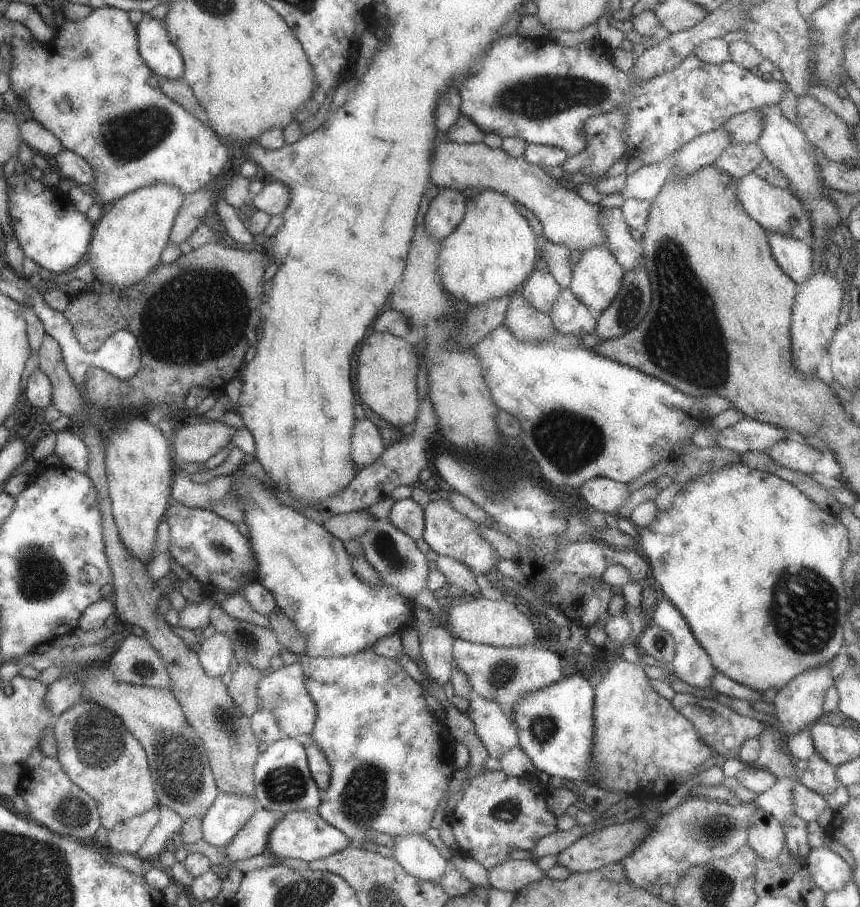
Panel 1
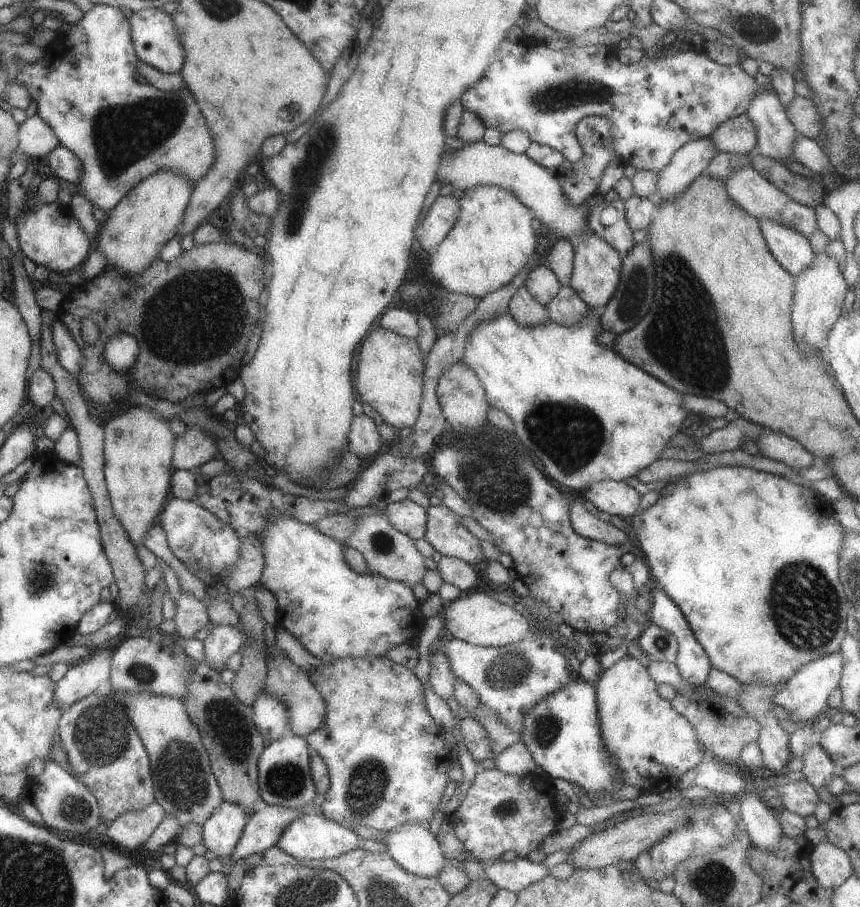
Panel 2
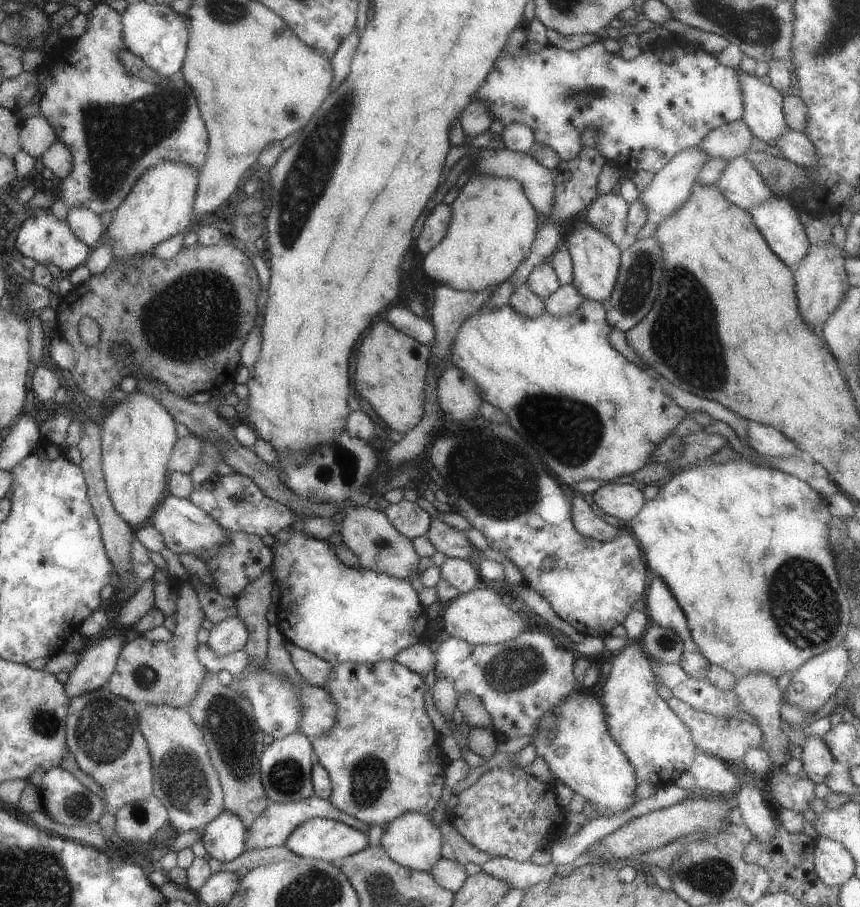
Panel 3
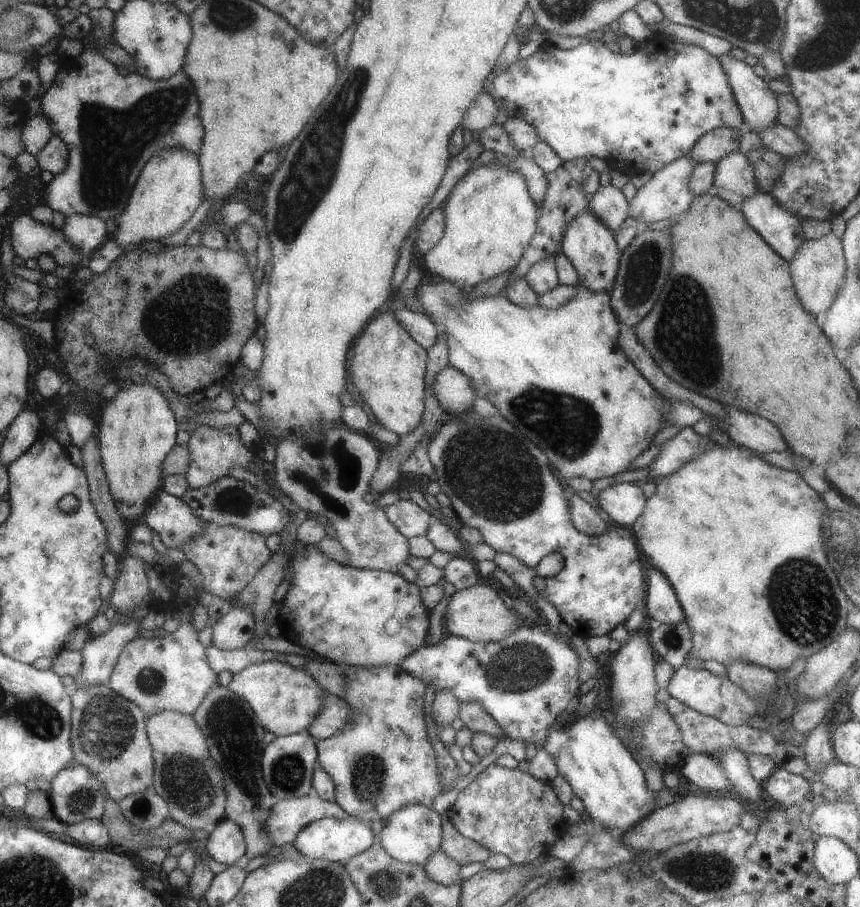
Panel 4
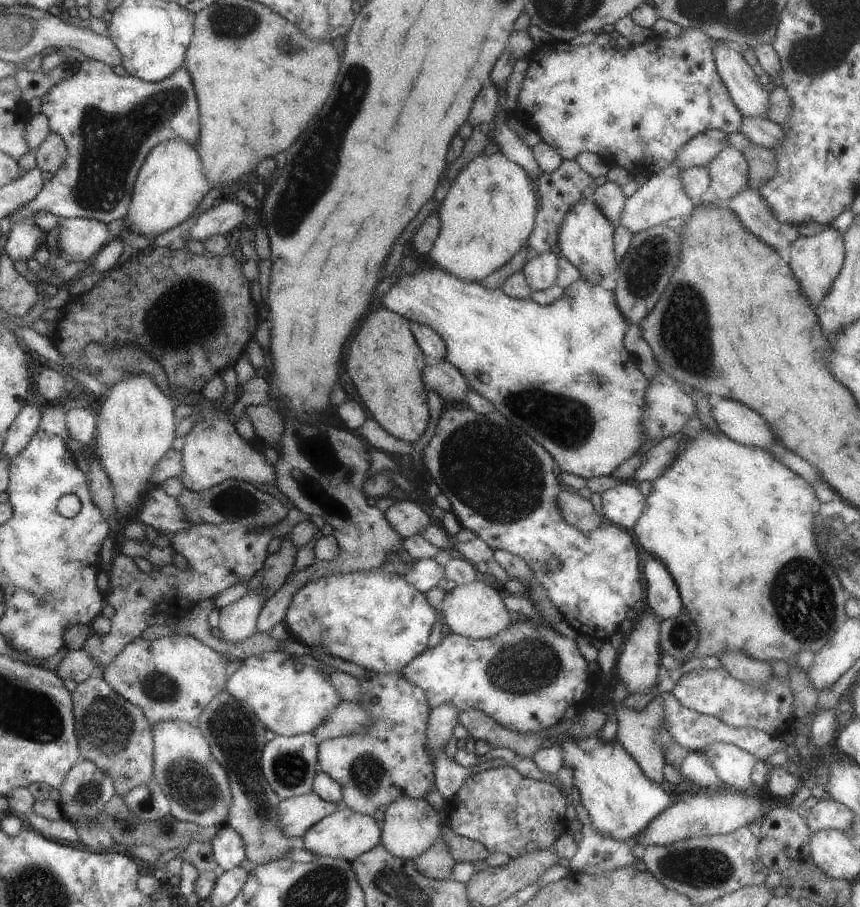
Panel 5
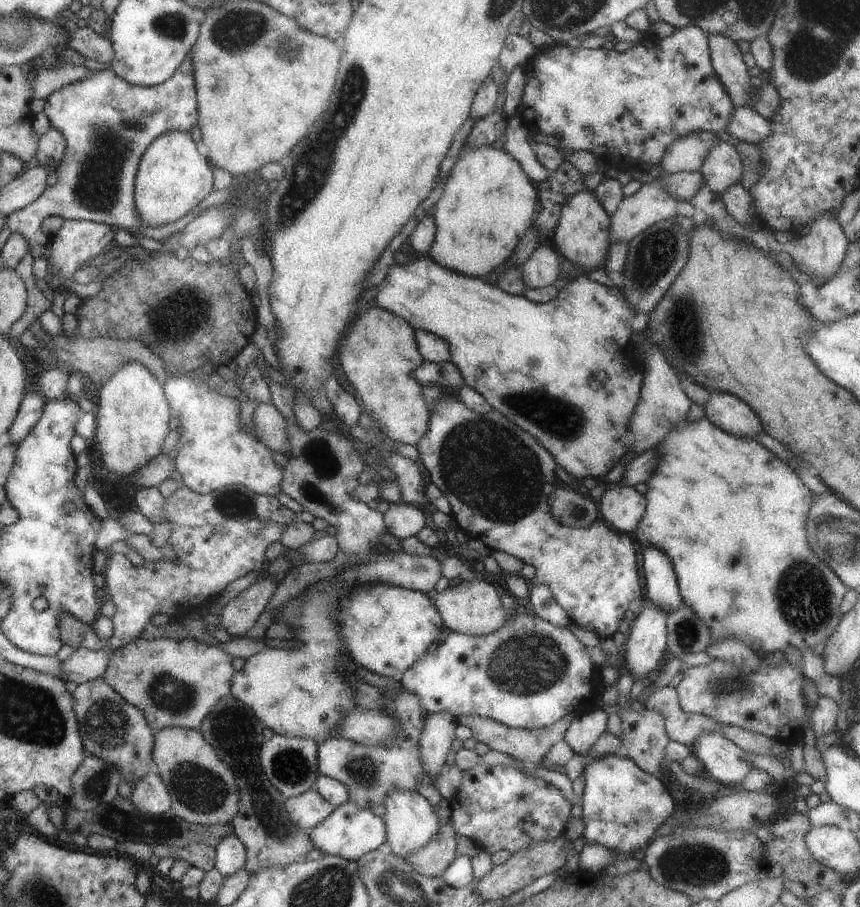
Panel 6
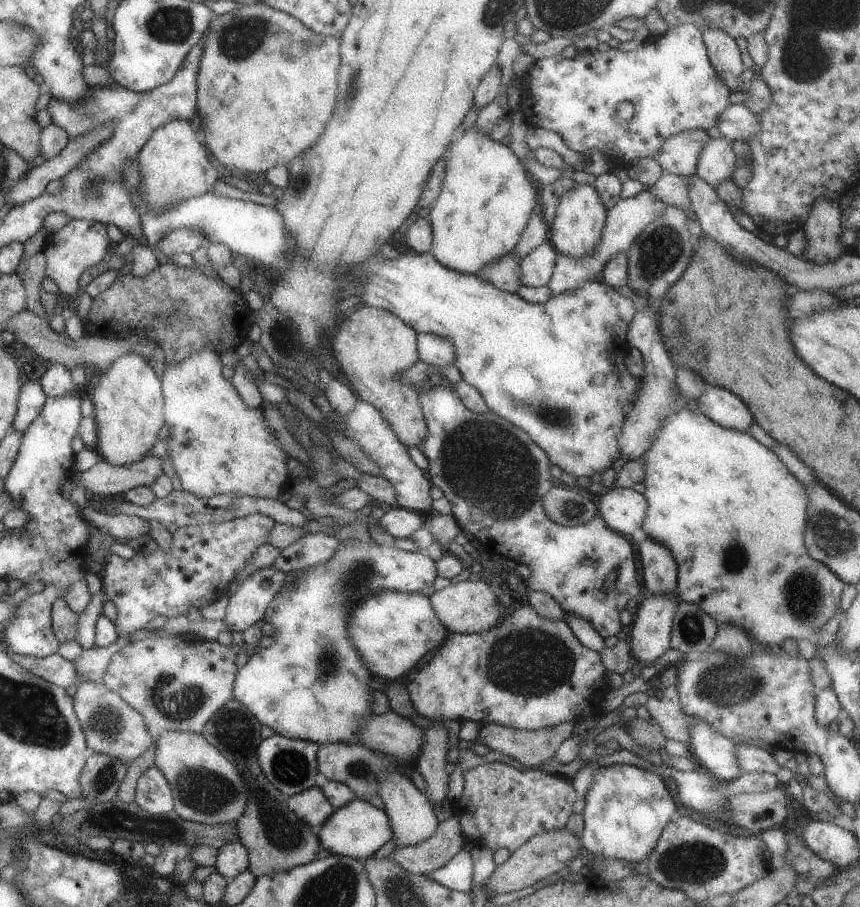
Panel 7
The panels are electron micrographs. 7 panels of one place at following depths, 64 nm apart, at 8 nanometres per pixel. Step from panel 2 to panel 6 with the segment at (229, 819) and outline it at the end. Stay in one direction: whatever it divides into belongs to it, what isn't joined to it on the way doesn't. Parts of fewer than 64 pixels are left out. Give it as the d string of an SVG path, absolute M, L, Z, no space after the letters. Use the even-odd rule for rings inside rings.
M233 832L223 836L214 846L214 869L224 877L238 871L245 862L244 844Z

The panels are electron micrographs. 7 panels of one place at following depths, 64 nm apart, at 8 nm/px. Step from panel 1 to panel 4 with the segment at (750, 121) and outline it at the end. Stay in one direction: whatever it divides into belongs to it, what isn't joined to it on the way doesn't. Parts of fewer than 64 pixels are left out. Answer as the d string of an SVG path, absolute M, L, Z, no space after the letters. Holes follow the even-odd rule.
M715 128L695 140L695 144L685 152L695 164L715 162L729 152L735 152L740 132L731 128Z

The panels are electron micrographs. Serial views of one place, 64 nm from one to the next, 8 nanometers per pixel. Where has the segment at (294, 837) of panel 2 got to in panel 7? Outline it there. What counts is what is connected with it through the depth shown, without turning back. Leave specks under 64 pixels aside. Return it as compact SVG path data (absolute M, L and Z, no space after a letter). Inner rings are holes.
M353 798L343 806L334 809L329 818L320 824L316 837L320 846L329 850L331 854L361 860L373 855L387 840L392 838L392 834L384 810L373 807L367 801Z

